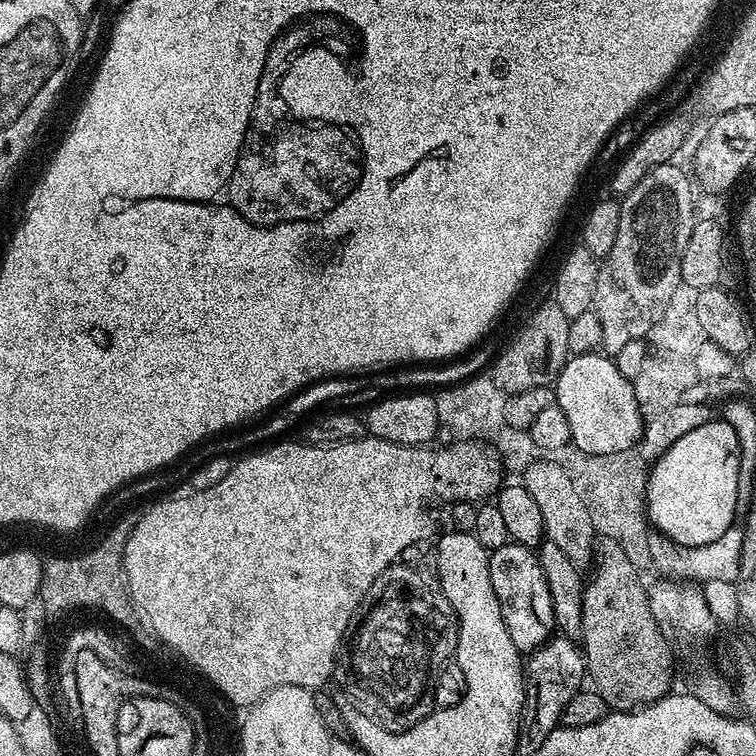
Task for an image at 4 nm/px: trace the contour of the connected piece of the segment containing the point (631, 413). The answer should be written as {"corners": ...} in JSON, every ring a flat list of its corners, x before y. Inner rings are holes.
{"corners":[[560,376,554,385,555,407,565,415,570,424,571,447,591,456,622,452,622,428,644,429,639,406,622,408,622,388,606,388,606,380,564,380]]}

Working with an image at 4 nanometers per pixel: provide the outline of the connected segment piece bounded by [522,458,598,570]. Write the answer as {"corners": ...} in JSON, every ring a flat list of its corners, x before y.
{"corners":[[537,458,525,470,522,485,530,492,542,514,542,526,547,540,559,546,581,570,593,567,596,555,598,533,594,522,590,522,590,514,586,514,586,506,582,506,582,498,578,498,578,490,574,490,574,482,568,477,567,467,555,464,552,458]]}

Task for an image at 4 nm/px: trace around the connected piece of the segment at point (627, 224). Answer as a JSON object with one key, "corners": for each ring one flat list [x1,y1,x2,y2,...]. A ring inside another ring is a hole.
{"corners":[[676,162,659,164,620,200,618,235,610,254,599,265,591,307,600,323,600,343,605,353,615,354,626,342,644,340,681,291,682,254,694,223,690,176,689,180]]}

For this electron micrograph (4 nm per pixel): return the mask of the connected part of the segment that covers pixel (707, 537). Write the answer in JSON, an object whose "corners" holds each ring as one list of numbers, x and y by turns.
{"corners":[[711,418,704,425,683,435,678,442,674,442,661,457,654,461,648,474,647,515,651,527,659,535,668,536,675,544,685,544,686,546,706,546,710,542,714,542,714,538,722,538,722,534,726,534,726,530,733,528,735,520,732,519,738,516,737,503,742,496,742,489,738,486,739,456,738,435,735,434,734,428,721,418]]}

